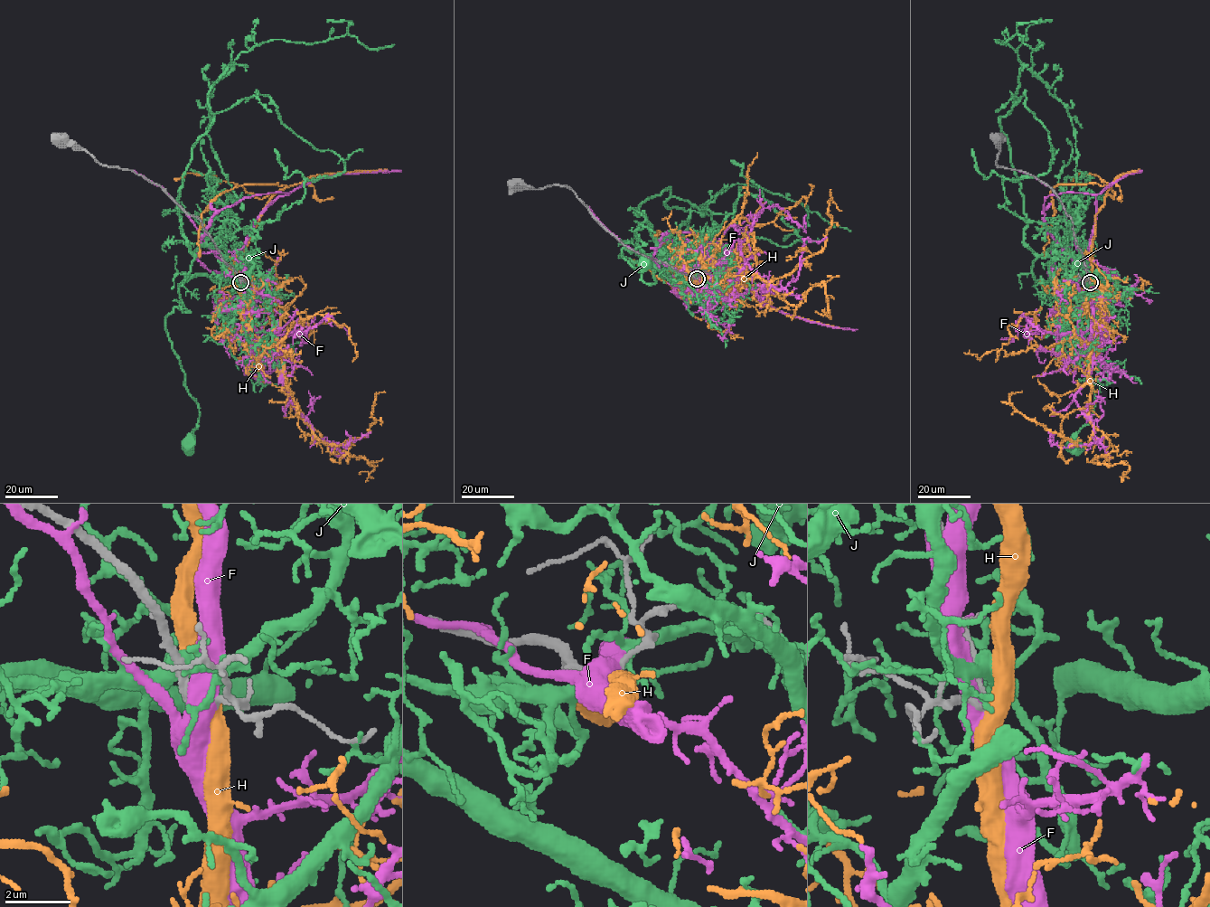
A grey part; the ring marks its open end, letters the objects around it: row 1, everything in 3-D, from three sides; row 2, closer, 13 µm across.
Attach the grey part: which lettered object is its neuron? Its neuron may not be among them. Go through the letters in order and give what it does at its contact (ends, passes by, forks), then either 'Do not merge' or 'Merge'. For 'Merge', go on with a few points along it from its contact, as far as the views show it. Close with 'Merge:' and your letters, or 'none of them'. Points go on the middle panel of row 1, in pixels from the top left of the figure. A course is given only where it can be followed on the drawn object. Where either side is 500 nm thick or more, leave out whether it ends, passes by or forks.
F: Do not merge
H: Merge. Its course: (697, 278), (698, 288), (709, 278), (768, 281), (788, 275), (824, 245), (831, 198), (841, 210)
J: It forks there. Do not merge
Merge: H

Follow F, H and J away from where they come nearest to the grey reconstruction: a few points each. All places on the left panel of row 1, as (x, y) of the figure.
F: (240, 280), (240, 248), (254, 222), (287, 193), (241, 199), (211, 217), (196, 257), (211, 271), (230, 276)
H: (240, 282), (245, 332), (280, 356), (293, 404), (319, 439), (342, 444), (365, 436), (375, 395), (385, 392)
J: (239, 278), (248, 263), (200, 248), (179, 286), (190, 312), (175, 307), (165, 317), (199, 409), (186, 445)

